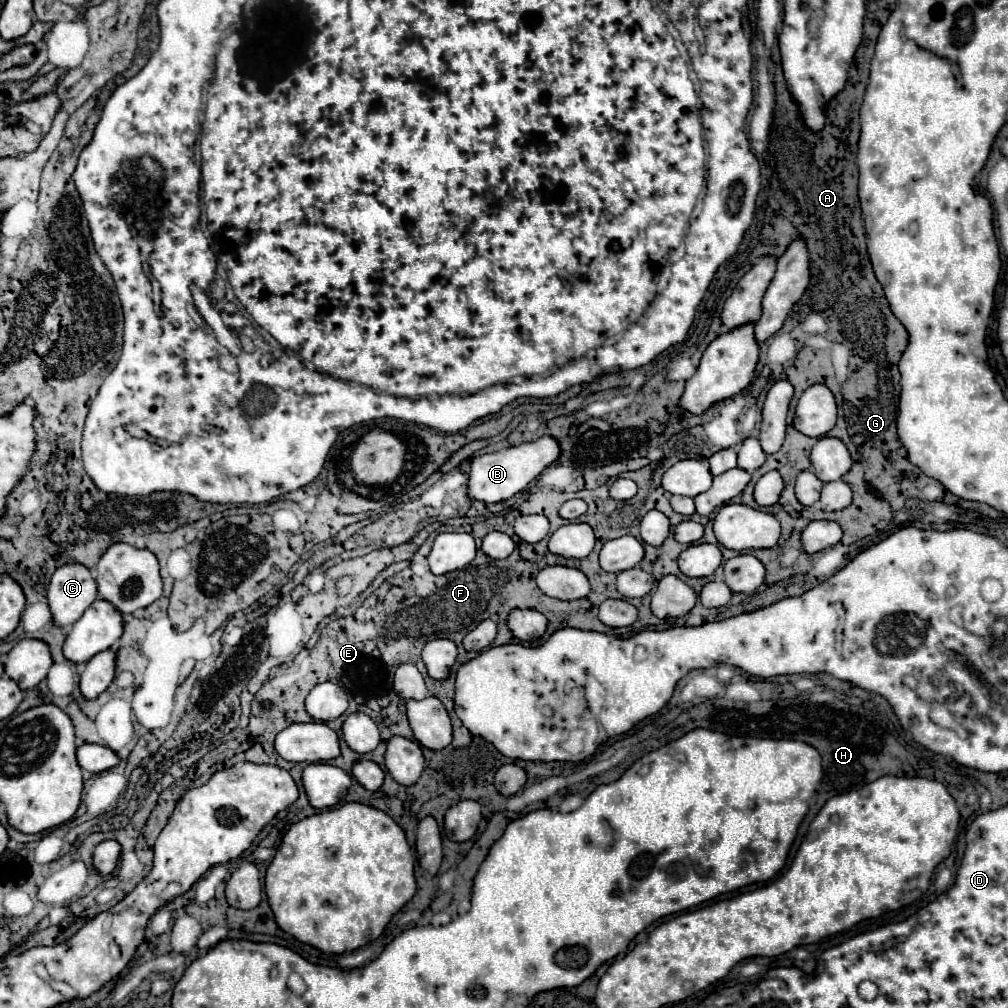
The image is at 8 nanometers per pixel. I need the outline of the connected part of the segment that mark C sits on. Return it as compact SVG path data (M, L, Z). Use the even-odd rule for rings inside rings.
M66 563L52 575L48 605L58 627L68 627L98 599L98 583L82 563Z

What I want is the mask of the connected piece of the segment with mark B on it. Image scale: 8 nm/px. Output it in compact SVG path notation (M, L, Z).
M544 435L532 443L520 443L496 453L480 455L472 461L472 467L470 467L468 495L484 503L498 503L498 501L510 499L512 495L526 489L558 457L560 457L560 443L552 435Z

